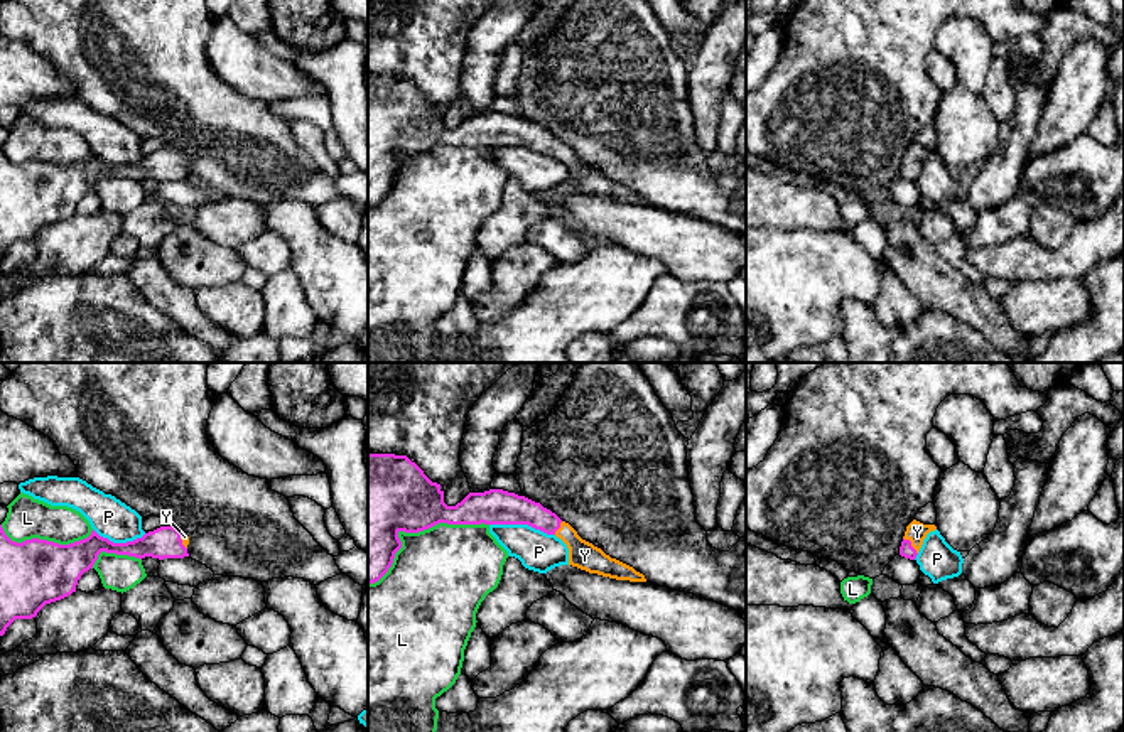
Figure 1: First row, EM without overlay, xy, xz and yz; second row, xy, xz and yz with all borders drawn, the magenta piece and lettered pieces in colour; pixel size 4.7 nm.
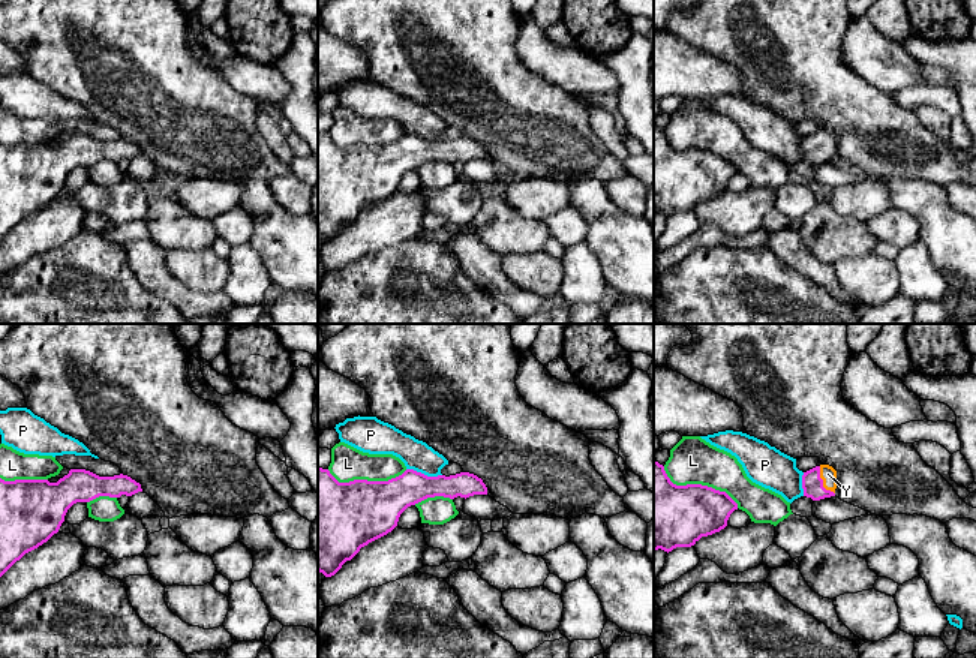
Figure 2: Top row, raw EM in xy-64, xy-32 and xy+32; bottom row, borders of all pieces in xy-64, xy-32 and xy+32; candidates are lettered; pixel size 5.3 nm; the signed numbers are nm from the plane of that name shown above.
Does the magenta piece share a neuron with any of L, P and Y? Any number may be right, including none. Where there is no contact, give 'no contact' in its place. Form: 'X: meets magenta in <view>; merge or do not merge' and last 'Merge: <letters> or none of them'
L: meets magenta in xz; do not merge
P: meets magenta in xz; do not merge
Y: meets magenta in yz; merge
Merge: Y

